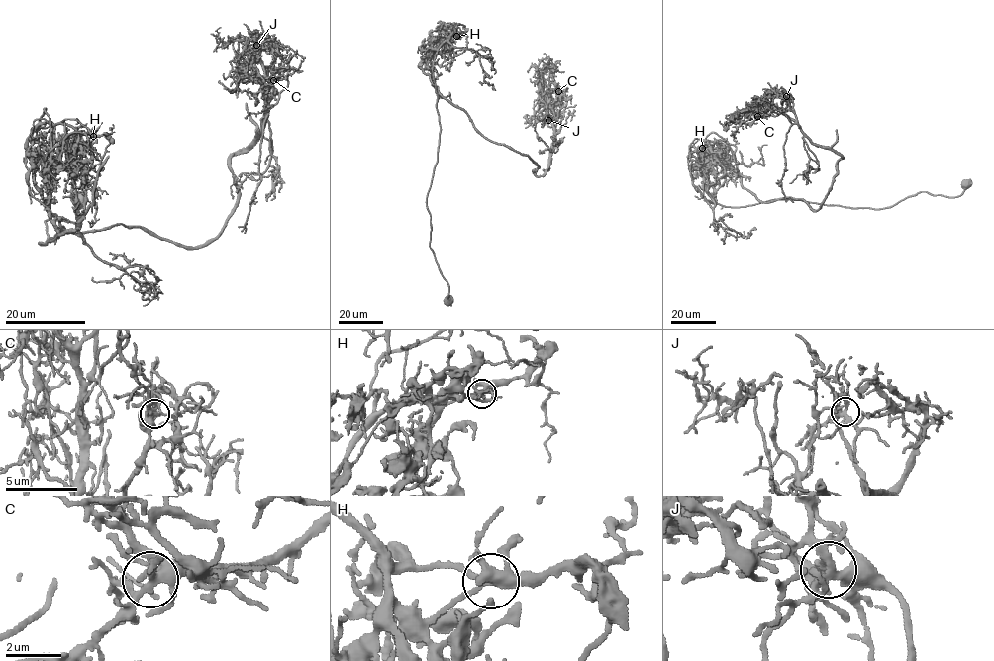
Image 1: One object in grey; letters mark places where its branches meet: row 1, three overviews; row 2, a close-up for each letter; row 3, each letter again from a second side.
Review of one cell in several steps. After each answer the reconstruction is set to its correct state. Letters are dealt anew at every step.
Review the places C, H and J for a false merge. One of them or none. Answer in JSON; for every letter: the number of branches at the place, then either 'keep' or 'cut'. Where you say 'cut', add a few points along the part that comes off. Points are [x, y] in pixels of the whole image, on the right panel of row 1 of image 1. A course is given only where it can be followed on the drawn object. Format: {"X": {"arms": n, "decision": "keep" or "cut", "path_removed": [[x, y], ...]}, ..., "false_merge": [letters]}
{"C": {"arms": 7, "decision": "keep"}, "H": {"arms": 6, "decision": "cut", "path_removed": [[702, 148], [713, 208], [707, 201], [881, 208], [921, 191], [956, 197], [969, 179]]}, "J": {"arms": 6, "decision": "keep"}, "false_merge": ["H"]}

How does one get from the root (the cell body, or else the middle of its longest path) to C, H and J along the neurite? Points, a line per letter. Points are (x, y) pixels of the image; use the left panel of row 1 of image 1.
C: (79, 196), (39, 243), (63, 227), (29, 151), (66, 232), (210, 242), (273, 80)
H: (79, 196), (79, 223), (53, 213), (39, 243), (63, 228), (49, 241), (50, 161), (93, 136)
J: (79, 196), (39, 243), (63, 227), (29, 151), (66, 232), (210, 242), (273, 94), (256, 45)

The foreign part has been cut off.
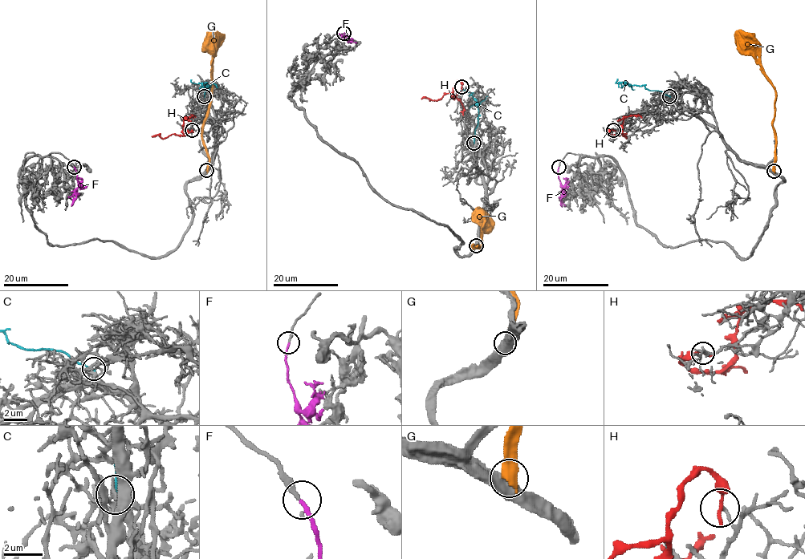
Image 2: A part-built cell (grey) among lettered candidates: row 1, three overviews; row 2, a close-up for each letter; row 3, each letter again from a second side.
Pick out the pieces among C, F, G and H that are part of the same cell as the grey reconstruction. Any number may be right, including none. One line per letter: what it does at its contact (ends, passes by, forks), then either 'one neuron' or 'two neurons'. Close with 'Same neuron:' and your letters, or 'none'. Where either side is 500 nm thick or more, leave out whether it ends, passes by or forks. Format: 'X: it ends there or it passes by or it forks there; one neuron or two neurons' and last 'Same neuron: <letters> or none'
C: it ends there; two neurons
F: it ends there; one neuron
G: two neurons
H: it ends there; two neurons
Same neuron: F

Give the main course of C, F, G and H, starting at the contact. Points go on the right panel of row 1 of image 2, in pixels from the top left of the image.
C: (669, 95), (660, 91), (647, 89), (643, 85), (618, 83), (618, 78)
F: (559, 167), (561, 202), (565, 206)
G: (774, 171), (775, 139), (773, 119), (776, 90), (761, 65), (741, 46), (736, 30)
H: (612, 130), (607, 133), (618, 135), (622, 131), (624, 118), (633, 115), (641, 118)

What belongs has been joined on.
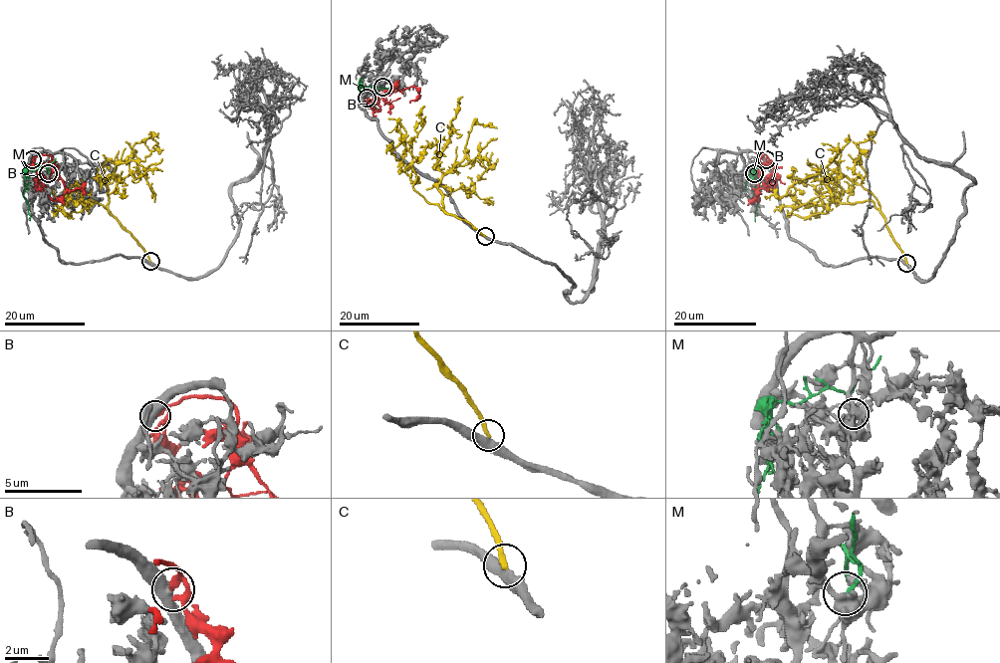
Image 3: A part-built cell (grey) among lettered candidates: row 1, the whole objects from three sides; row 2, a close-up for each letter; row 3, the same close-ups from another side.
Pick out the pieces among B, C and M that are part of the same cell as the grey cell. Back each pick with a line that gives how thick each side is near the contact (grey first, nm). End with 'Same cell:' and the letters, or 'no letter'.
B: 460/260 nm
Same cell: B

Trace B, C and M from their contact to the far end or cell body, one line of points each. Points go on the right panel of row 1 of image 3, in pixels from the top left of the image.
B: (766, 159), (765, 154), (759, 158), (758, 183), (756, 191), (754, 188), (771, 191)
C: (906, 263), (884, 217), (871, 200), (842, 203), (835, 192), (841, 192), (837, 197), (812, 198), (774, 211)
M: (754, 173), (755, 167), (753, 177), (757, 185), (754, 192), (759, 201), (755, 222)

